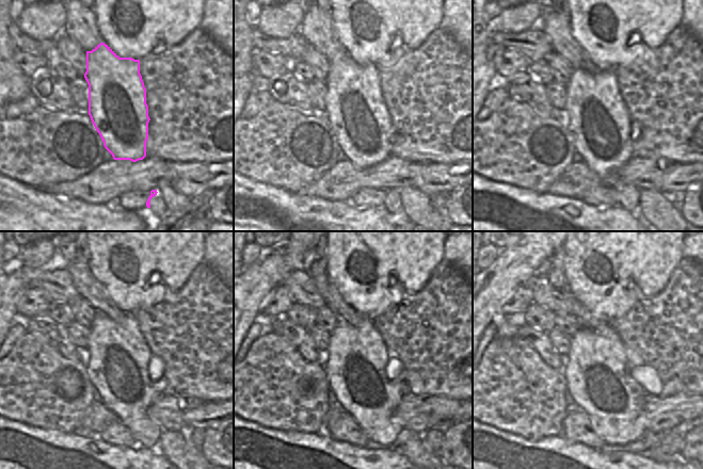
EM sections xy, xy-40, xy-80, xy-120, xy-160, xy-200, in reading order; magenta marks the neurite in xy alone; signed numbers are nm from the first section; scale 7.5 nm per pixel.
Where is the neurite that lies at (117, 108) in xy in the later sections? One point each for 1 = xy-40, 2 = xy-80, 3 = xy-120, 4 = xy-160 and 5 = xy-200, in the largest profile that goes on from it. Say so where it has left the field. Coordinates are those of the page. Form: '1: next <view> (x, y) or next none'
1: next xy-40 (357, 114)
2: next xy-80 (600, 122)
3: next xy-120 (118, 367)
4: next xy-160 (355, 369)
5: next xy-200 (596, 370)

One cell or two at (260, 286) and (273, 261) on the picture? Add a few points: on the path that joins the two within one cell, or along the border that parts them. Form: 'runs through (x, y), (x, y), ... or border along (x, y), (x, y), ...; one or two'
runs through (260, 279), (272, 268); one

